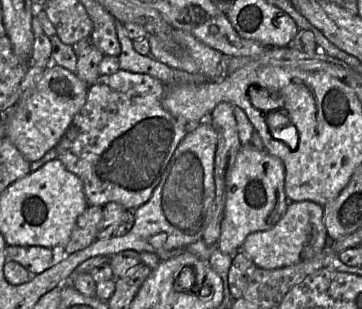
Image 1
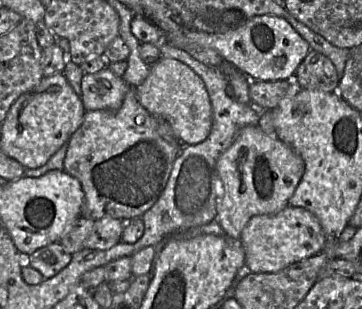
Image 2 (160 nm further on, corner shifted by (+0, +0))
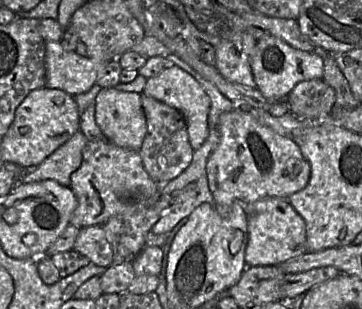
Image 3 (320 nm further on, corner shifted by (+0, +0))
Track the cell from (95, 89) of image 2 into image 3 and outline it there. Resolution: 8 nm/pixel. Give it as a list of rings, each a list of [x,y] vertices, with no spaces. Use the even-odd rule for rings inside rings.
[[[102,88],[95,98],[95,121],[106,139],[118,147],[140,151],[147,133],[141,94]]]

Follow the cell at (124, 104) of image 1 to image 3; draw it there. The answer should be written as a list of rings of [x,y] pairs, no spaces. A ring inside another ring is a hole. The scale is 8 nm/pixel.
[[[108,140],[87,142],[81,166],[72,173],[70,181],[77,206],[69,223],[79,229],[103,225],[119,214],[135,213],[153,206],[164,185],[154,181],[146,172],[139,151],[118,147]]]

